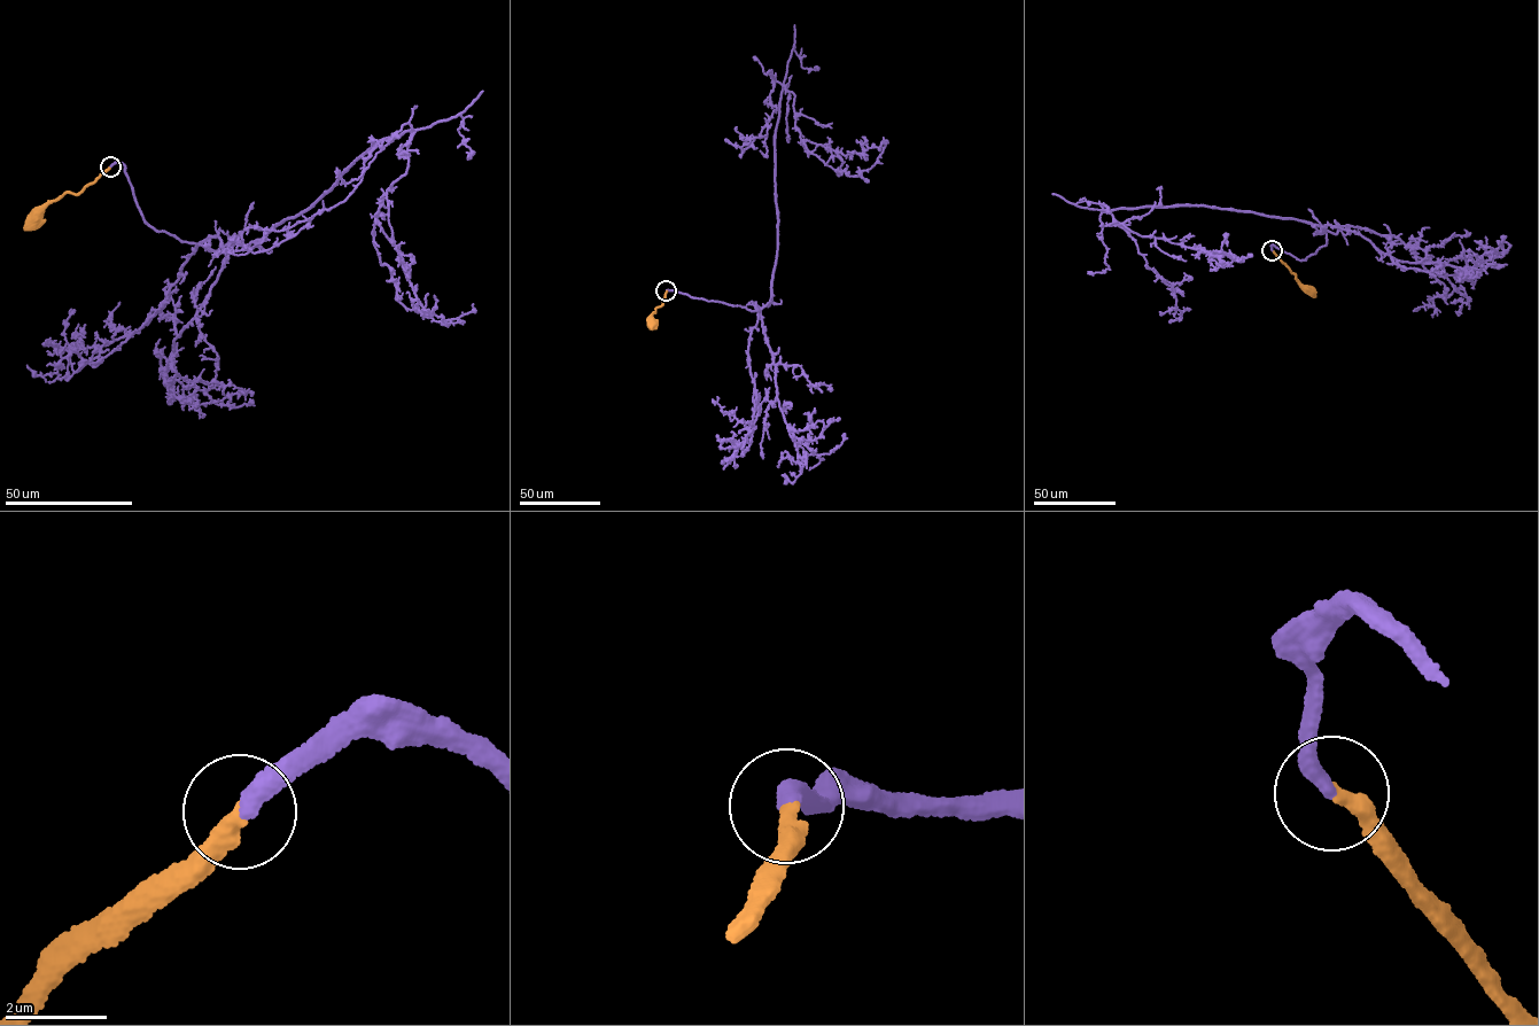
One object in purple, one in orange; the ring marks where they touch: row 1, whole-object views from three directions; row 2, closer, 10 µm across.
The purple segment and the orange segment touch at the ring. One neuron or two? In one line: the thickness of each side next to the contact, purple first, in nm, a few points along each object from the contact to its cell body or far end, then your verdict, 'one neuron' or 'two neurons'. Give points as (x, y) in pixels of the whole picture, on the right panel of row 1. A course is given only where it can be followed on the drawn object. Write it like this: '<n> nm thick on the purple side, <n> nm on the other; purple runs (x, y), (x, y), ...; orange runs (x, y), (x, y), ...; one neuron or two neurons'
360 nm thick on the purple side, 360 nm on the other; purple runs (1272, 250), (1305, 259), (1326, 234), (1202, 204), (1110, 211), (1140, 235), (1213, 251); orange runs (1272, 250), (1300, 284), (1310, 289); one neuron

